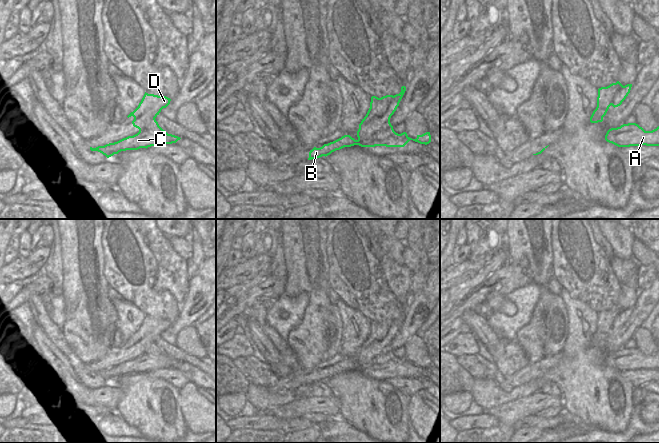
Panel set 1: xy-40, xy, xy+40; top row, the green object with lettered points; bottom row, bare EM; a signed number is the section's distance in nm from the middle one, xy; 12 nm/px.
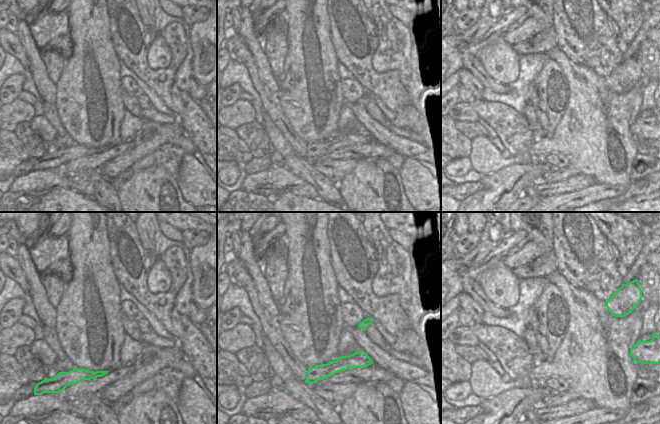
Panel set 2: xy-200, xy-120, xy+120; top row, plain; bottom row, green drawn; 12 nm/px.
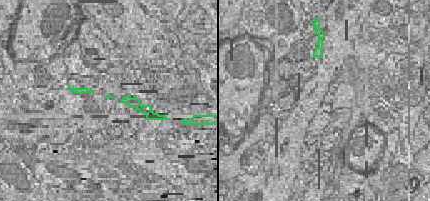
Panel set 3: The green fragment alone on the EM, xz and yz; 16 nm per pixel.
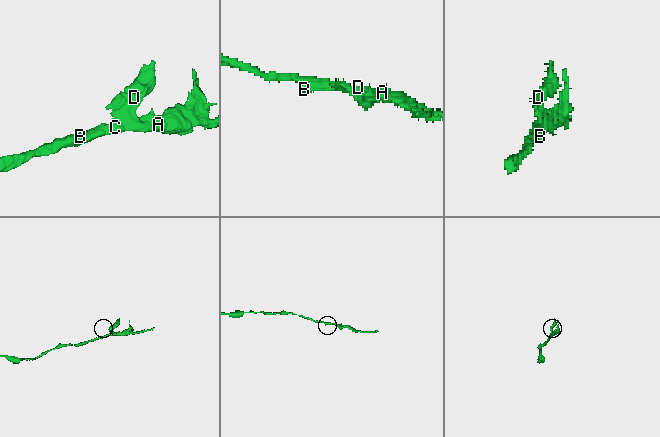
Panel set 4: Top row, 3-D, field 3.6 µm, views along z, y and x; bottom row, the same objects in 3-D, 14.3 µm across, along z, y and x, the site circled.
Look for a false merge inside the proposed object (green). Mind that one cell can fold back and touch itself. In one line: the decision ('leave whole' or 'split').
split

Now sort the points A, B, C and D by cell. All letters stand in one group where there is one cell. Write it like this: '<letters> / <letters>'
A B C / D

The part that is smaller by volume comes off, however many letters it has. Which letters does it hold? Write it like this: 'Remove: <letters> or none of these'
Remove: D

